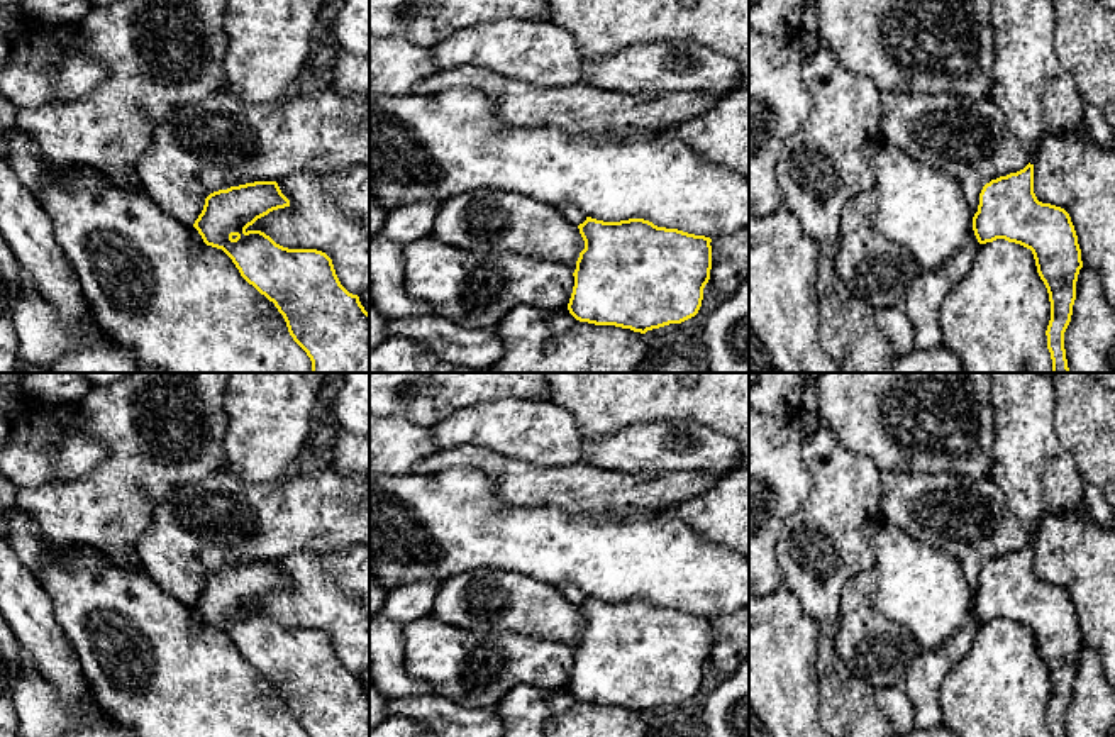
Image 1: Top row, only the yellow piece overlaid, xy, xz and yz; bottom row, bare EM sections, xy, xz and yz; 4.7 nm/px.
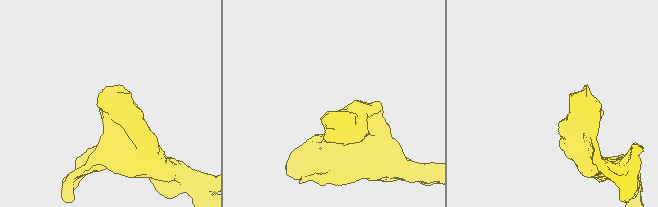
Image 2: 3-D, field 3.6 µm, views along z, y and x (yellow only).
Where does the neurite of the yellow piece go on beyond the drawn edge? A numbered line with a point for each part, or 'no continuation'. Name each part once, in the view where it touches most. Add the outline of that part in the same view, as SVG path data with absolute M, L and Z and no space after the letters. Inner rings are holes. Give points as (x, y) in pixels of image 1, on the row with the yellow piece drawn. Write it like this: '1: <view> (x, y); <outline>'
no continuation

